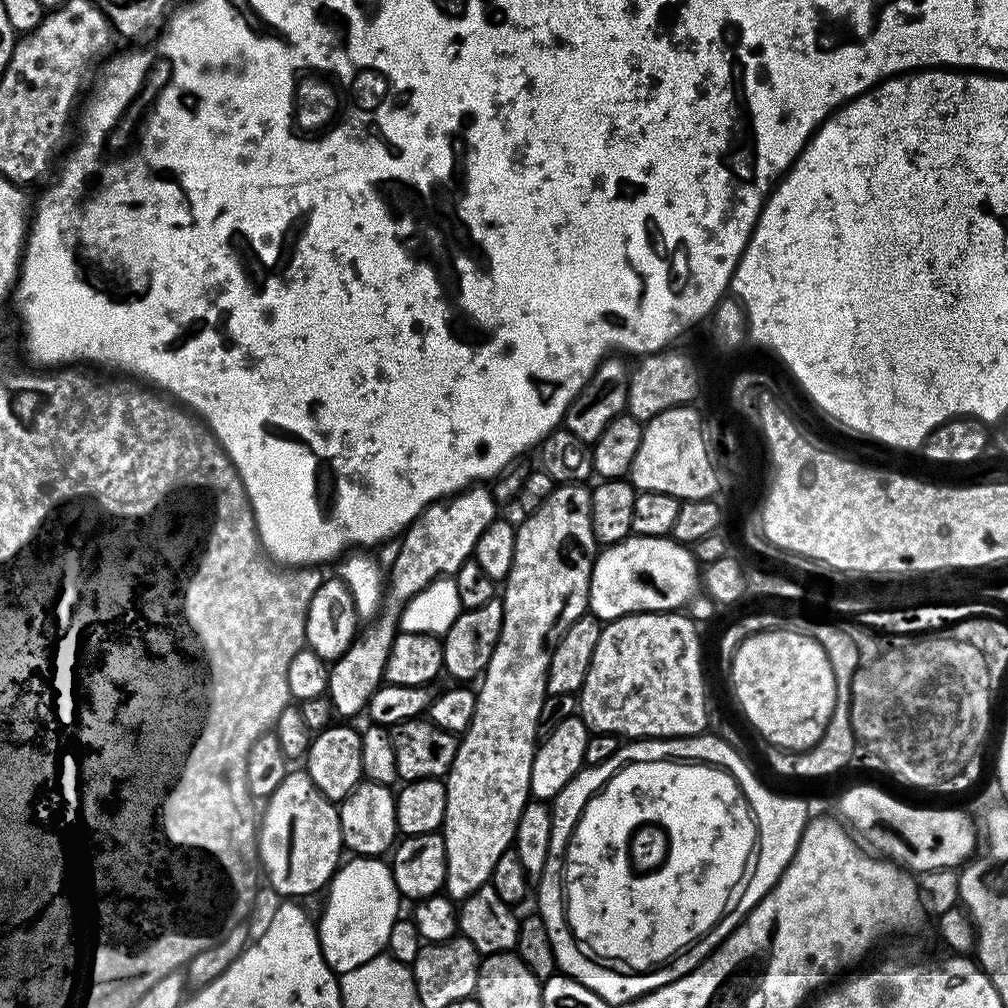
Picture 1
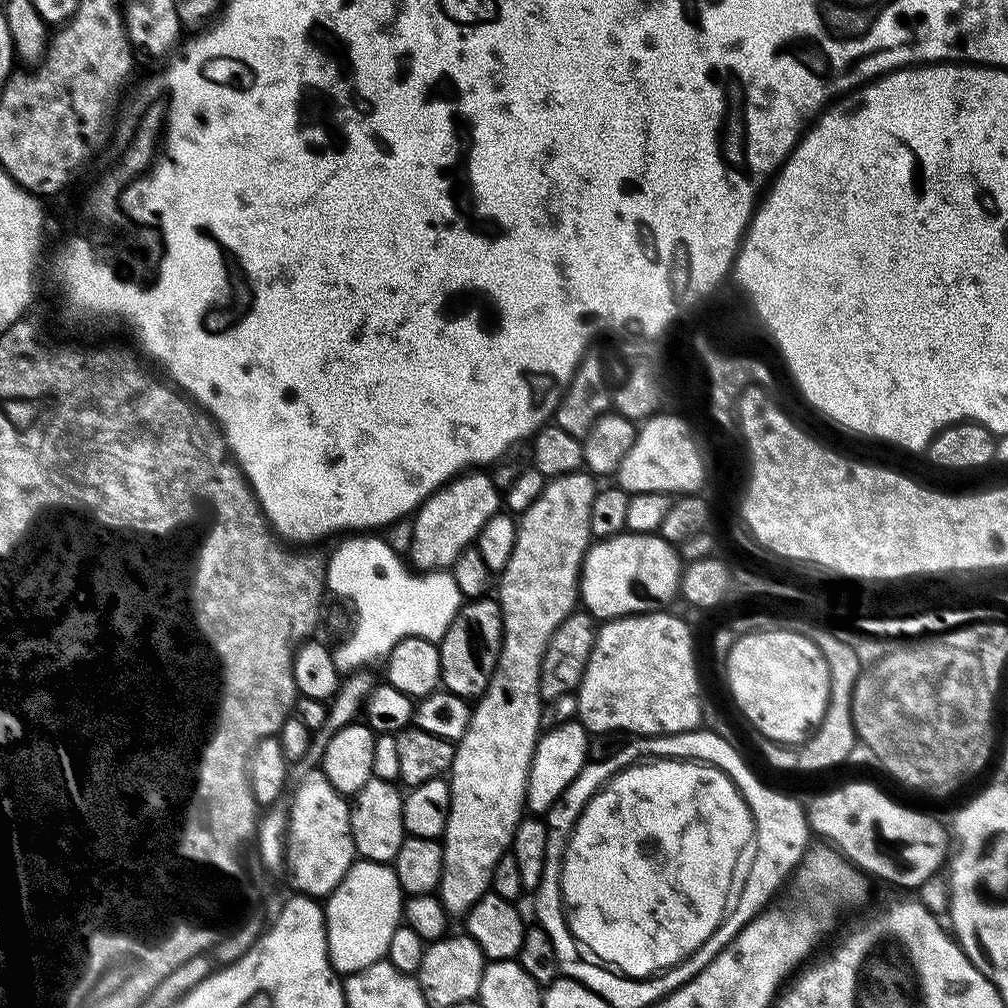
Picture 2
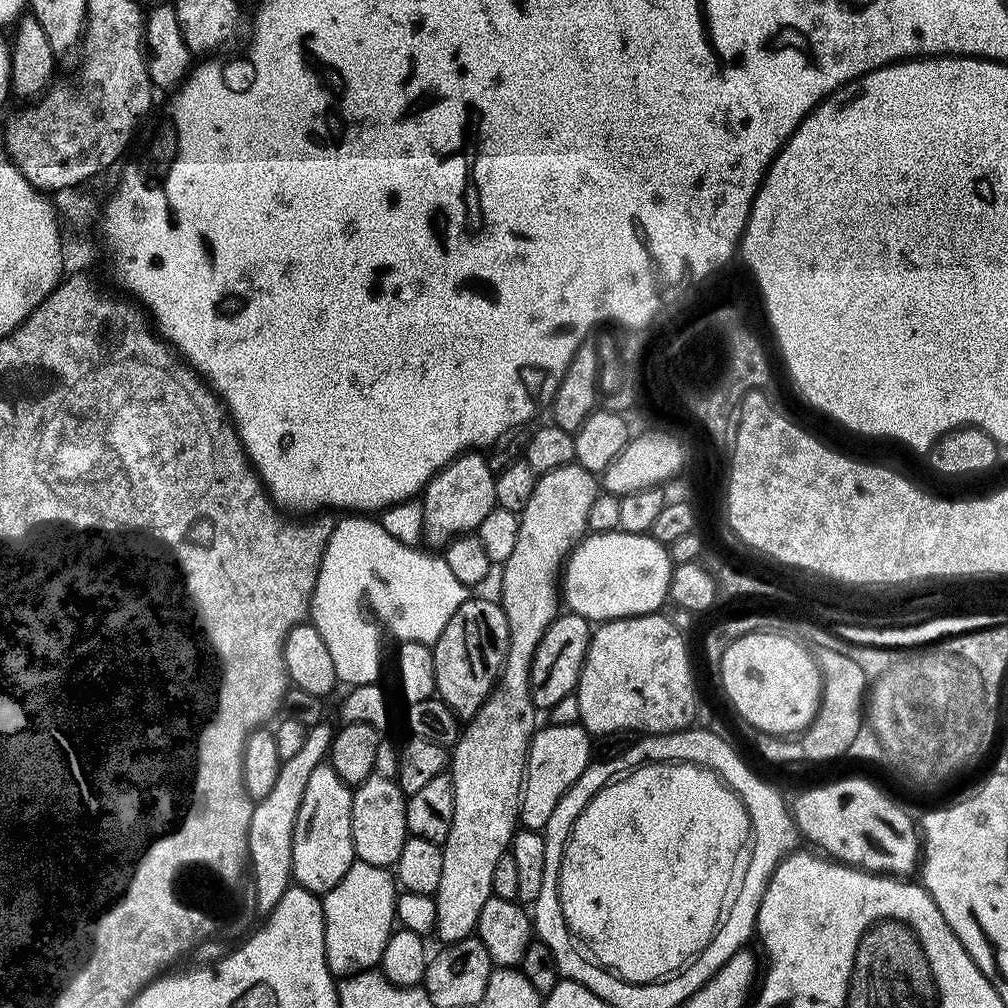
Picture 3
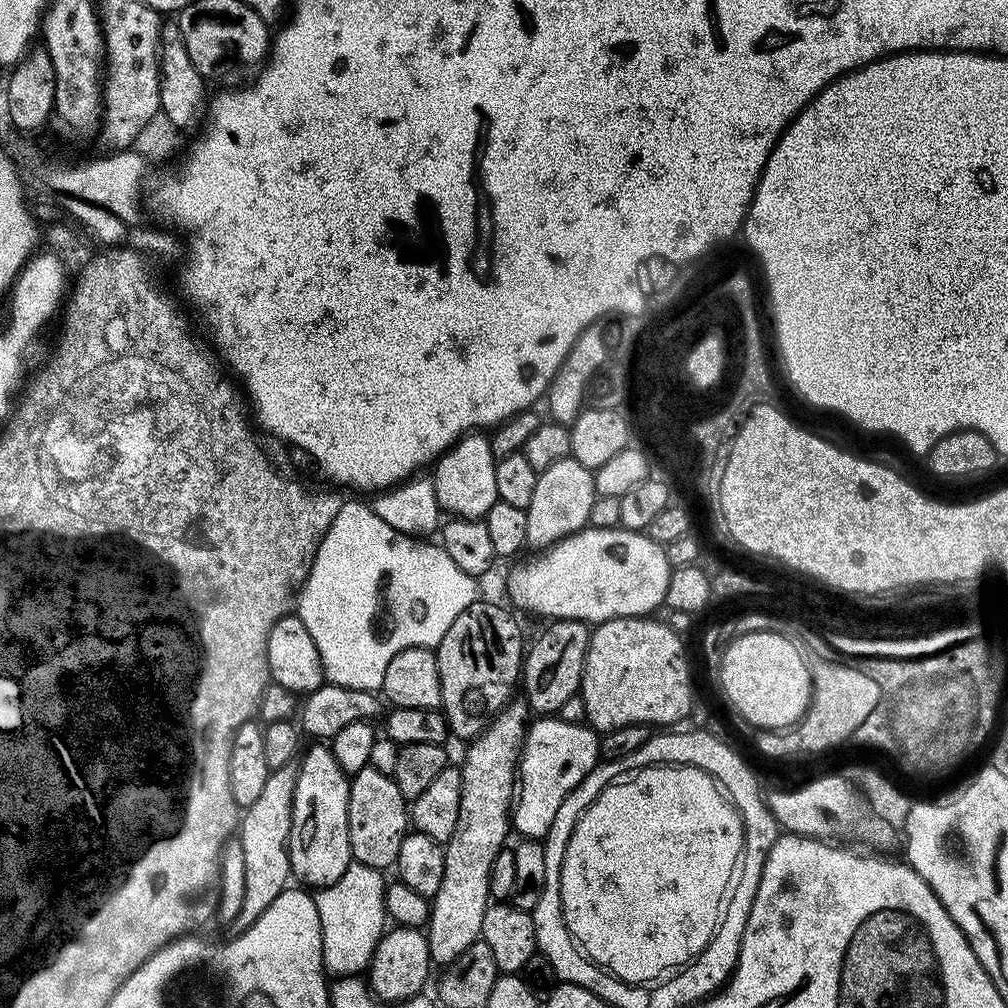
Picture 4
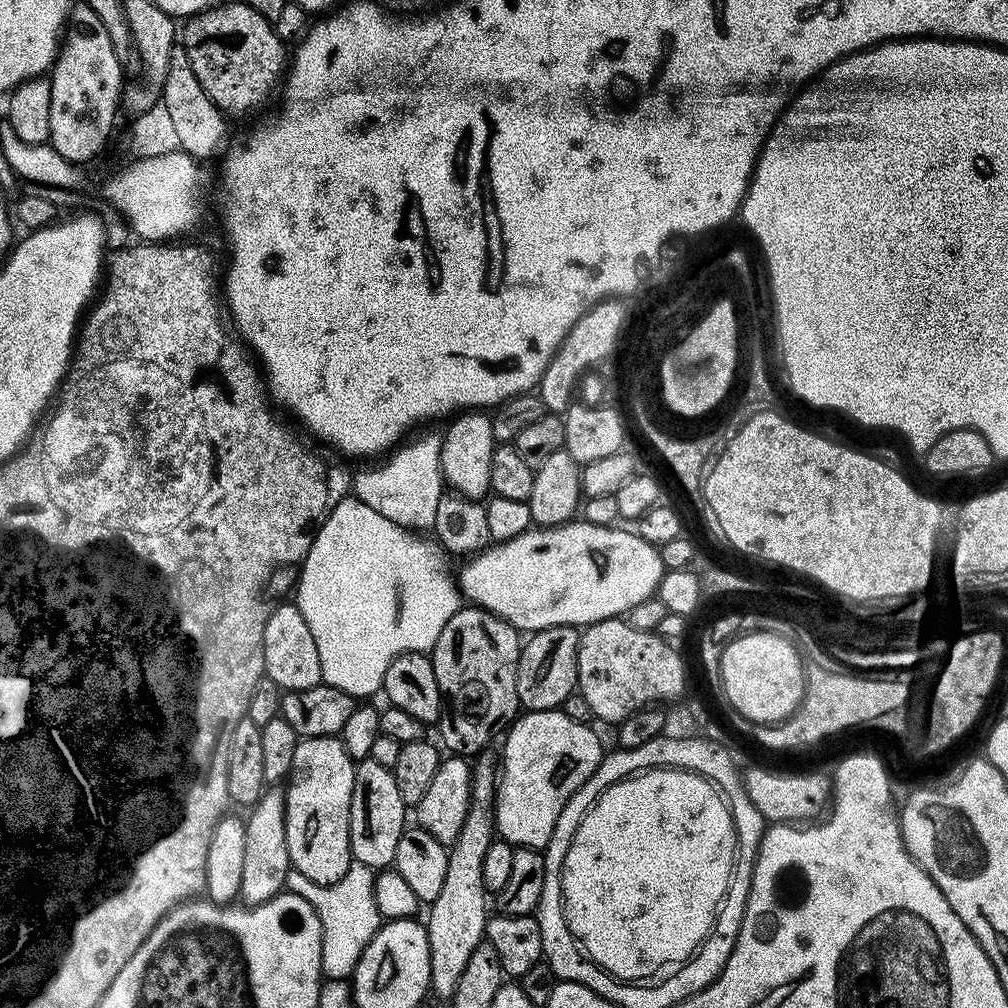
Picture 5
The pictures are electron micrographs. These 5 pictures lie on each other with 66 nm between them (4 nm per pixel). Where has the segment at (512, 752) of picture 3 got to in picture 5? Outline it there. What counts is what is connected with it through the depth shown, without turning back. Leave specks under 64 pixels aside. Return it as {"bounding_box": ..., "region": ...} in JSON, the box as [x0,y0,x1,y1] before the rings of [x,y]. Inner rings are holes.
{"bounding_box":[426,754,497,1002],"region":[[[488,754],[481,755],[475,761],[472,770],[472,809],[469,810],[466,822],[462,826],[462,834],[458,834],[458,838],[450,846],[442,891],[427,909],[426,927],[430,942],[432,979],[430,992],[433,997],[436,995],[444,1002],[451,1001],[456,992],[458,978],[462,978],[462,970],[466,970],[466,962],[470,954],[474,954],[474,946],[478,946],[481,940],[485,939],[484,928],[488,925],[490,900],[482,882],[482,861],[485,860],[486,850],[490,848],[494,839],[494,801],[497,783],[497,761],[492,761]]]}

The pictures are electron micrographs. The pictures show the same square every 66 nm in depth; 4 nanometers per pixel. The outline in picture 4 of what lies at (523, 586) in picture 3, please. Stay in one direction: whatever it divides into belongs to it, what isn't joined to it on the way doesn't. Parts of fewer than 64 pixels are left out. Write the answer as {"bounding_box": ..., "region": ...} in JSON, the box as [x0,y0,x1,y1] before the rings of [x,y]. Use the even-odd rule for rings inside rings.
{"bounding_box":[526,456,596,550],"region":[[[571,456],[554,462],[545,472],[539,473],[534,486],[534,499],[526,510],[526,538],[533,549],[543,550],[582,528],[589,527],[590,506],[596,501],[596,478],[593,469]]]}

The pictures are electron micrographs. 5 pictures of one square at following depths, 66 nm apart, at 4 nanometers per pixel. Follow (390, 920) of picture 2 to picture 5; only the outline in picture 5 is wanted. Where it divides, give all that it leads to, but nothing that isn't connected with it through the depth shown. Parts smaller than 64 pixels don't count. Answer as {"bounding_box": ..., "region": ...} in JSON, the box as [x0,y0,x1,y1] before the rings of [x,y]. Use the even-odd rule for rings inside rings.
{"bounding_box":[287,863,382,980],"region":[[[358,863],[348,865],[346,874],[333,884],[319,884],[306,874],[292,870],[287,876],[287,891],[304,896],[314,906],[322,922],[322,966],[321,973],[329,980],[348,980],[362,958],[362,950],[379,930],[382,917],[375,904],[373,869]]]}

